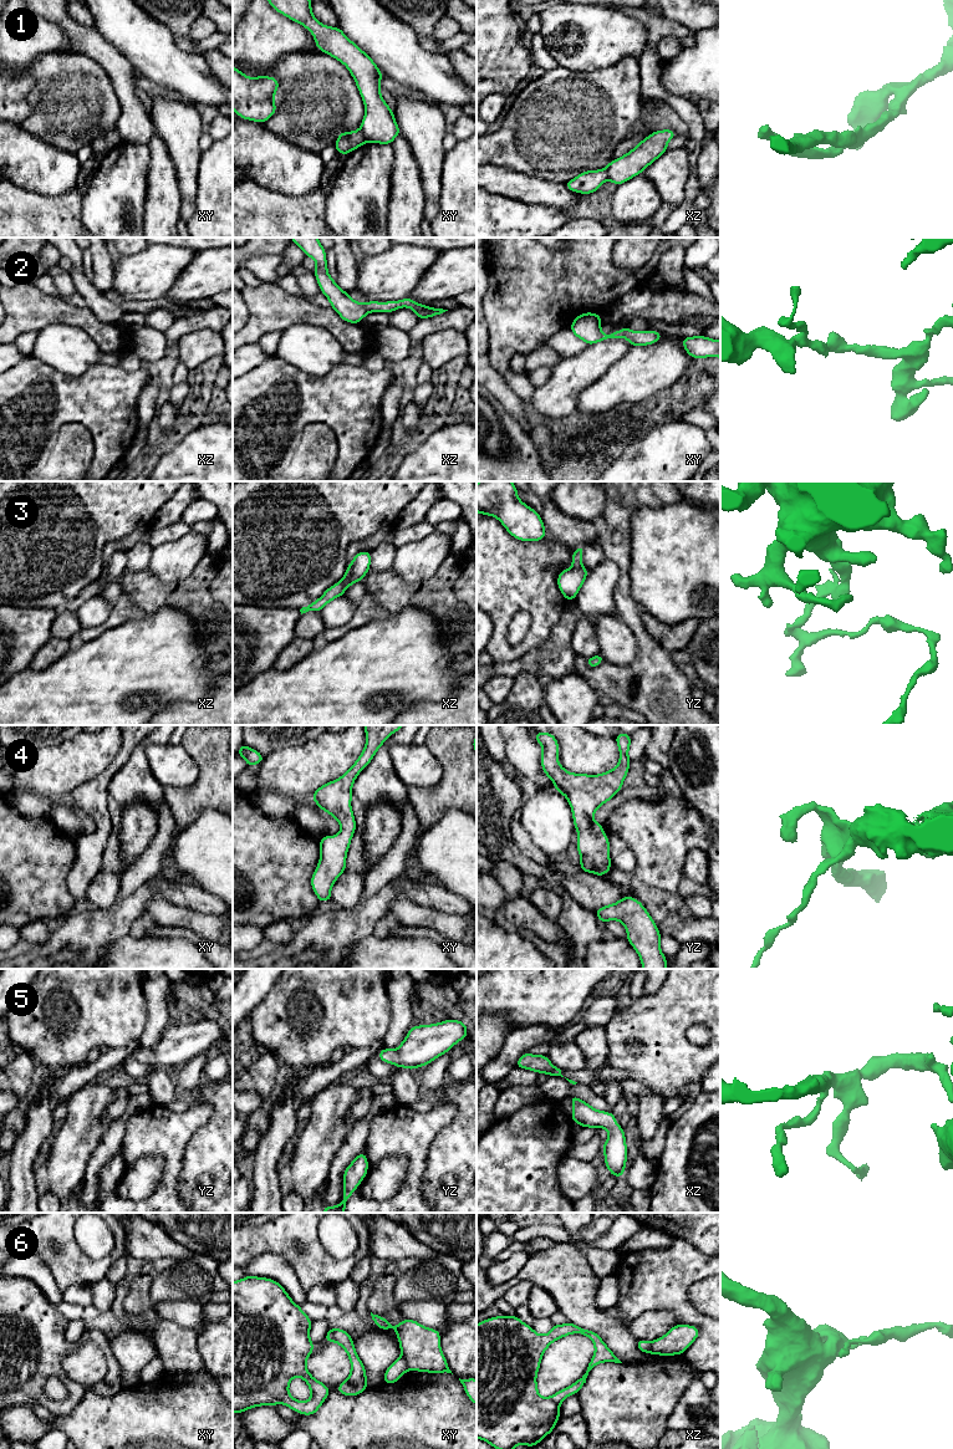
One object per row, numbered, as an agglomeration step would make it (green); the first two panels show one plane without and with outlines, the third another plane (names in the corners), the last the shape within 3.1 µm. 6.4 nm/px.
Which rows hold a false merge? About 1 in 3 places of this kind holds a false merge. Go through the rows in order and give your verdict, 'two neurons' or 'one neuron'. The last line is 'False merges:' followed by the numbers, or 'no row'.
1: two neurons
2: one neuron
3: two neurons
4: one neuron
5: one neuron
6: two neurons
False merges: 1, 3, 6

